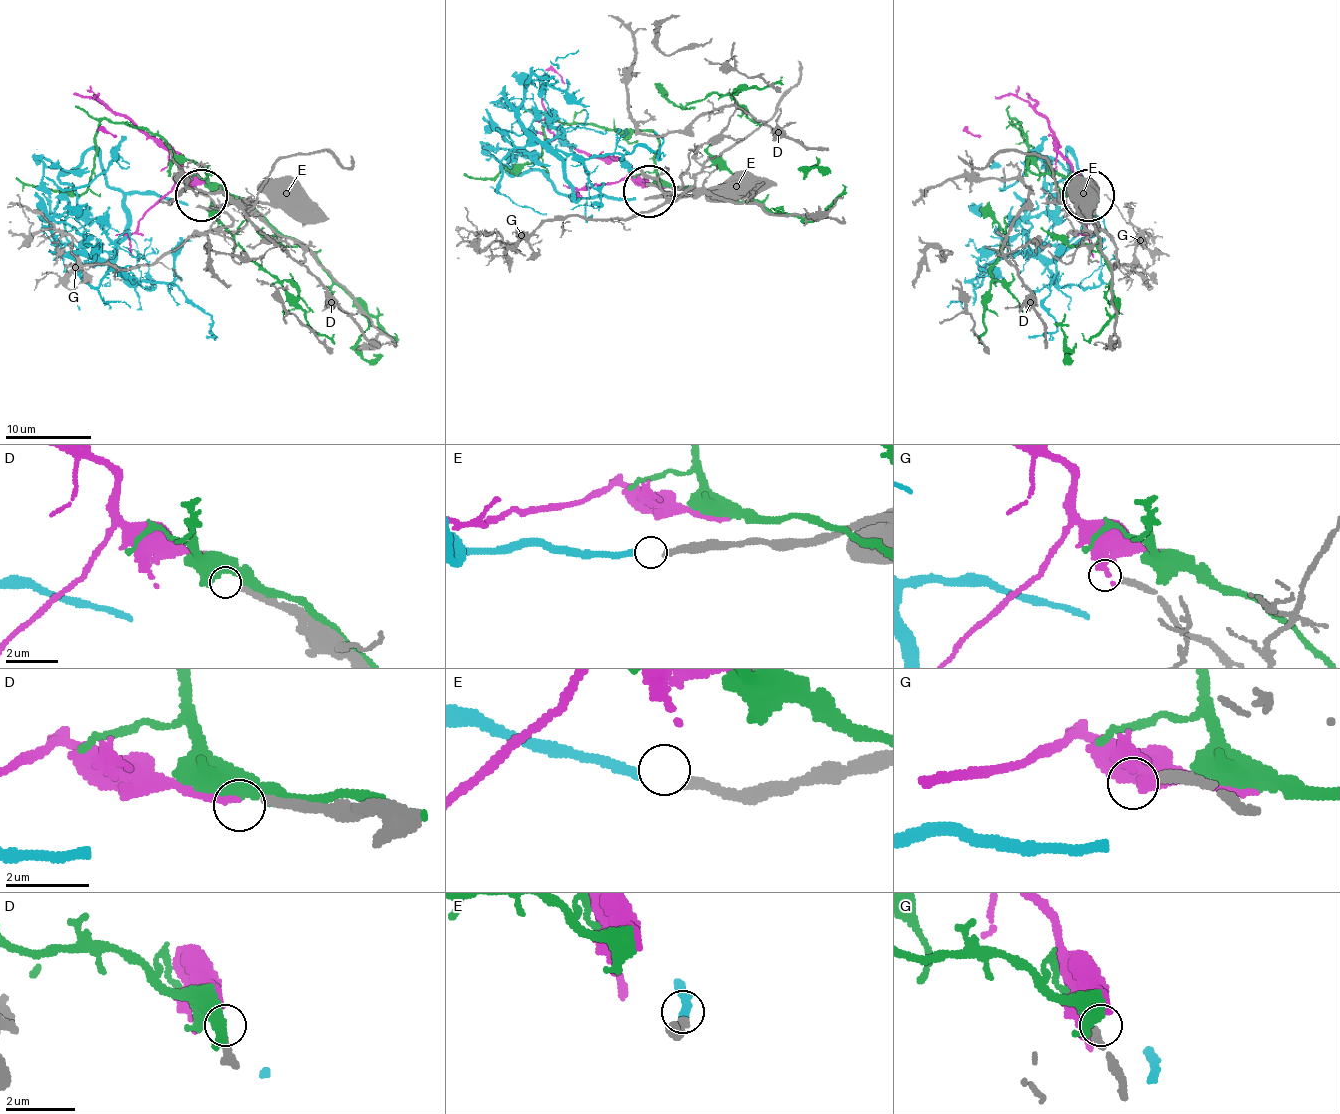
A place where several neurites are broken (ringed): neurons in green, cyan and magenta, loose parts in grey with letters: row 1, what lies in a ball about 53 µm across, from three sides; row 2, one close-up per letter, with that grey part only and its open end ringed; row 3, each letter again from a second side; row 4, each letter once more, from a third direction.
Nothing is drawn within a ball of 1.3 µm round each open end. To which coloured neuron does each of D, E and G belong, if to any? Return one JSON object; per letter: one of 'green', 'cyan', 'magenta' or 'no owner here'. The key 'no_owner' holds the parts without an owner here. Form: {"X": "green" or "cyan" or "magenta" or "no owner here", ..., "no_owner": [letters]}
{"D": "magenta", "E": "cyan", "G": "no owner here", "no_owner": ["G"]}

